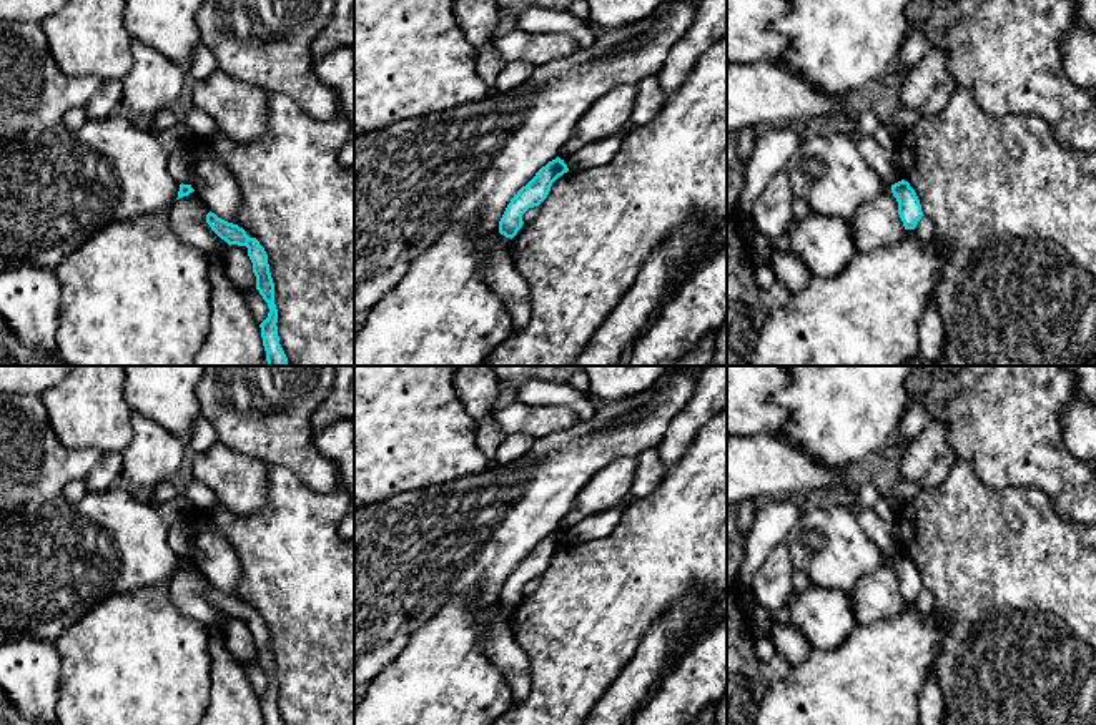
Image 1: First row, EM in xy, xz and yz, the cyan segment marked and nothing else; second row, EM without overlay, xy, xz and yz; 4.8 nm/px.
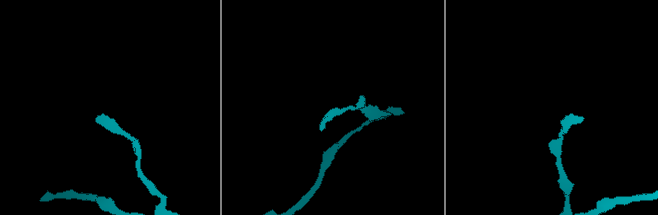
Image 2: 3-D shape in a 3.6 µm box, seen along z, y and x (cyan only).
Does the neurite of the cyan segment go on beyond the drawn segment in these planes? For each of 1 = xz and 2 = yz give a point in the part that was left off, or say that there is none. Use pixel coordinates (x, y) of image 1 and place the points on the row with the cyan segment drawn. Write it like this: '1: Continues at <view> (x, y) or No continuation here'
1: No continuation here
2: No continuation here

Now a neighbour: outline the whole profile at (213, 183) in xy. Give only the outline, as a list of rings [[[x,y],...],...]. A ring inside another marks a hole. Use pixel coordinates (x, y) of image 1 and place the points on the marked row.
[[[206,151],[198,158],[191,188],[211,213],[228,223],[238,224],[241,188],[230,170],[213,153]]]

